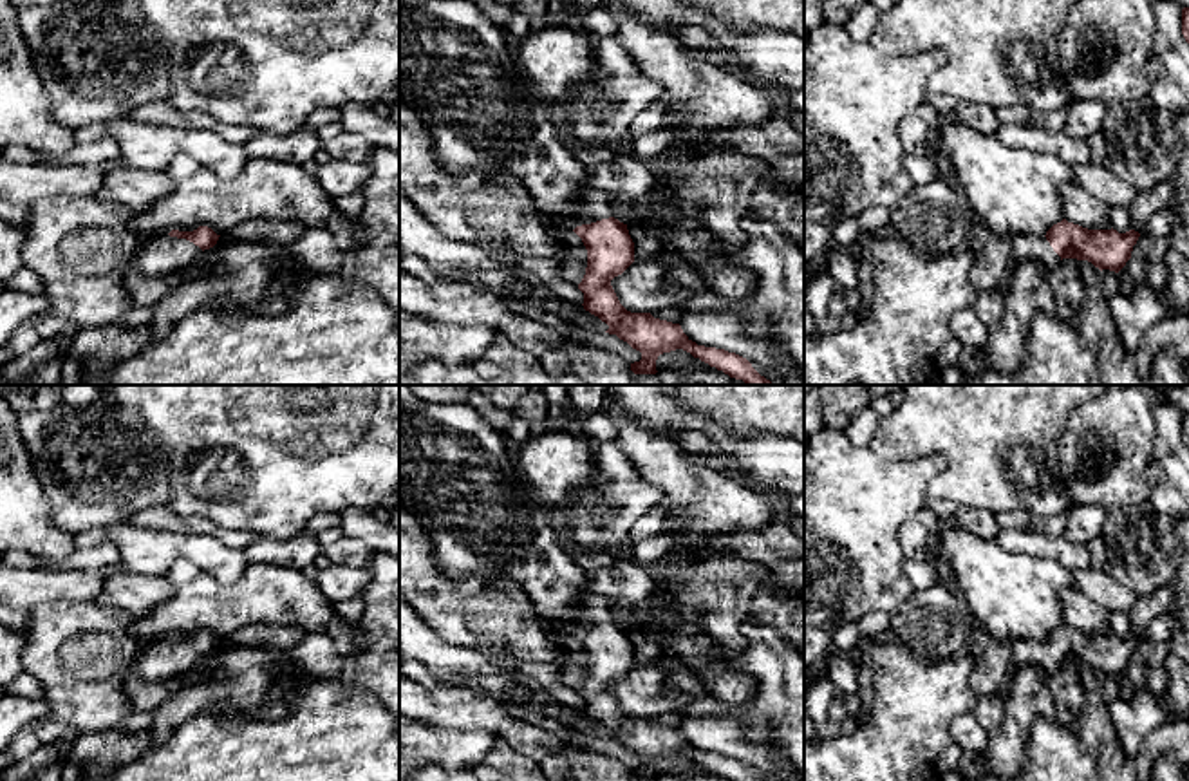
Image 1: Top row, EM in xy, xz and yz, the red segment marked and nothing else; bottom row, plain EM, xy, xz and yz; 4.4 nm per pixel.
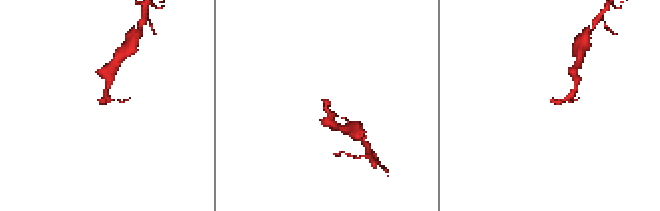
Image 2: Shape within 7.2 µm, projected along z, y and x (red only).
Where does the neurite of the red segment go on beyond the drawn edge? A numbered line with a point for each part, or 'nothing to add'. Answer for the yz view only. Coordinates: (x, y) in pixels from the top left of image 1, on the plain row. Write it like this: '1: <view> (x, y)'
1: yz (1038, 655)

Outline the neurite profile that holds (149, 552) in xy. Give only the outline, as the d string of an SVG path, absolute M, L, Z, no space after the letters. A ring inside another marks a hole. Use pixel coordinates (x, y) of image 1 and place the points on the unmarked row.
M130 522L101 530L117 546L123 568L132 573L164 577L173 562L188 559L222 584L231 584L249 566L242 550L228 548L210 535L148 530Z

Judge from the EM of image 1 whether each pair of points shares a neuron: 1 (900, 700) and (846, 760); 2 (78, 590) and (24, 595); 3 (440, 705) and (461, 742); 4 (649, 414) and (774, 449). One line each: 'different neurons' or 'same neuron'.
1: same neuron
2: same neuron
3: different neurons
4: same neuron

